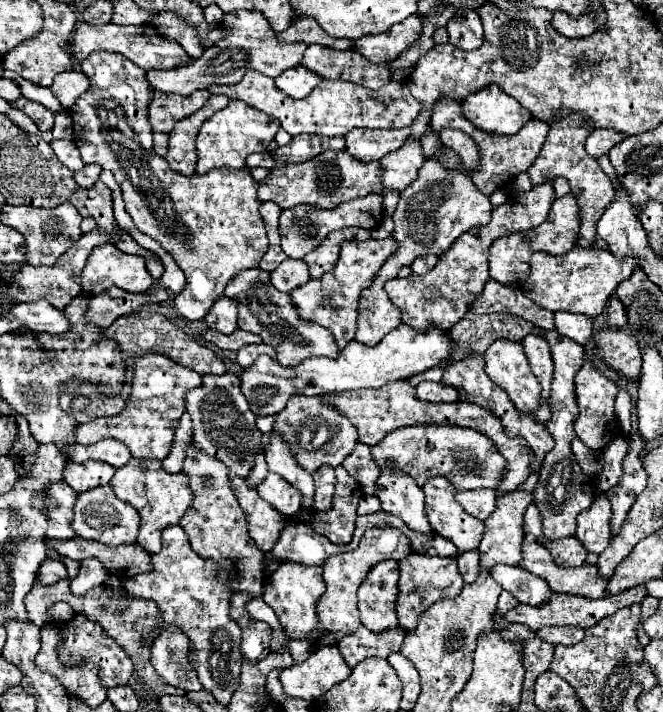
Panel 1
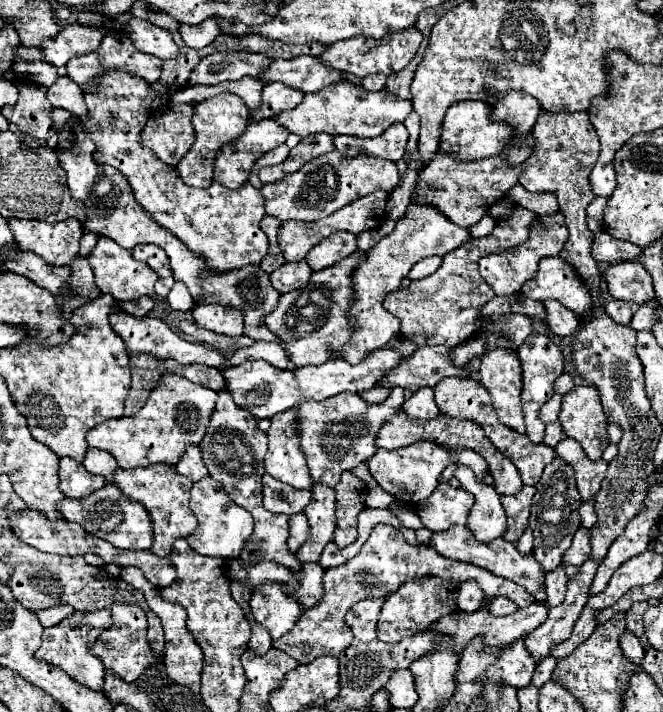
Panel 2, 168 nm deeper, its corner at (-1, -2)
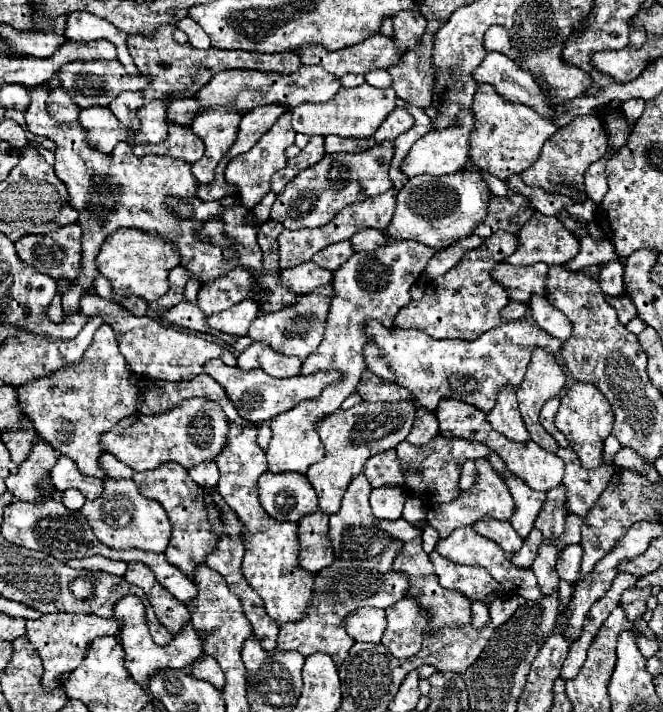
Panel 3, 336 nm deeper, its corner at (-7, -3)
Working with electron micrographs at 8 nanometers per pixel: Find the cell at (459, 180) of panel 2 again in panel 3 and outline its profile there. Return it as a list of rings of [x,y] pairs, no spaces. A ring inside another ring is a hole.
[[[451,173],[443,177],[421,175],[409,179],[397,195],[397,207],[391,223],[383,229],[387,243],[419,241],[435,251],[449,247],[453,241],[471,235],[473,227],[483,221],[489,205],[489,189],[481,173]]]

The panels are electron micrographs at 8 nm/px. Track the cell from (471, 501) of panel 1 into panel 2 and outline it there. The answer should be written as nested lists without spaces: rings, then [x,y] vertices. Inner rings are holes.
[[[457,468],[455,478],[461,486],[475,496],[475,504],[469,512],[469,528],[481,542],[491,542],[505,532],[505,512],[499,494],[489,484],[479,484],[469,468]]]

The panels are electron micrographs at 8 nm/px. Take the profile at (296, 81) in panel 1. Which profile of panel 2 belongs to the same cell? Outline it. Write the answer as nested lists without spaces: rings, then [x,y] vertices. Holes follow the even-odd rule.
[[[267,84],[263,88],[263,104],[259,112],[251,112],[253,120],[271,118],[283,110],[295,108],[303,100],[301,92],[295,92],[295,88],[287,88],[287,84]]]

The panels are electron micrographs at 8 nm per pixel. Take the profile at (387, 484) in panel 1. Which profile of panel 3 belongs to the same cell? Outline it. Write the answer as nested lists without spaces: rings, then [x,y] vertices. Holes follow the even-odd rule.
[[[473,527],[455,529],[455,531],[453,531],[447,539],[443,539],[435,549],[439,551],[439,555],[443,555],[443,557],[447,557],[447,559],[451,559],[451,561],[455,561],[455,563],[459,563],[459,565],[477,565],[477,567],[487,569],[487,571],[491,573],[491,577],[493,577],[497,583],[501,583],[505,591],[509,591],[509,593],[513,593],[513,595],[521,595],[521,597],[525,597],[525,599],[529,599],[529,601],[539,601],[539,599],[543,597],[543,595],[541,595],[541,589],[539,589],[539,585],[537,585],[535,573],[533,573],[531,569],[519,569],[519,567],[515,567],[515,565],[511,563],[509,555],[505,555],[505,551],[503,551],[497,543],[485,539],[485,537],[479,535]]]

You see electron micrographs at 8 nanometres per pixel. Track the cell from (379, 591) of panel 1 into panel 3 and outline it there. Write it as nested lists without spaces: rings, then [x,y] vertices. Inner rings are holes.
[[[361,607],[347,615],[347,633],[361,643],[381,643],[385,631],[385,611],[373,607]]]

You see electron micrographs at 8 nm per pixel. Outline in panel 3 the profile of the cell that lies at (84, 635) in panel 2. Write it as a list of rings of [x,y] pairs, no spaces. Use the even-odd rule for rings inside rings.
[[[53,613],[53,615],[41,615],[35,621],[27,621],[27,637],[41,655],[43,661],[43,679],[41,685],[45,689],[53,689],[59,685],[59,677],[63,673],[71,673],[77,665],[81,665],[87,647],[97,639],[99,635],[115,635],[119,631],[119,625],[111,619],[101,619],[97,615],[73,615],[73,613]]]

